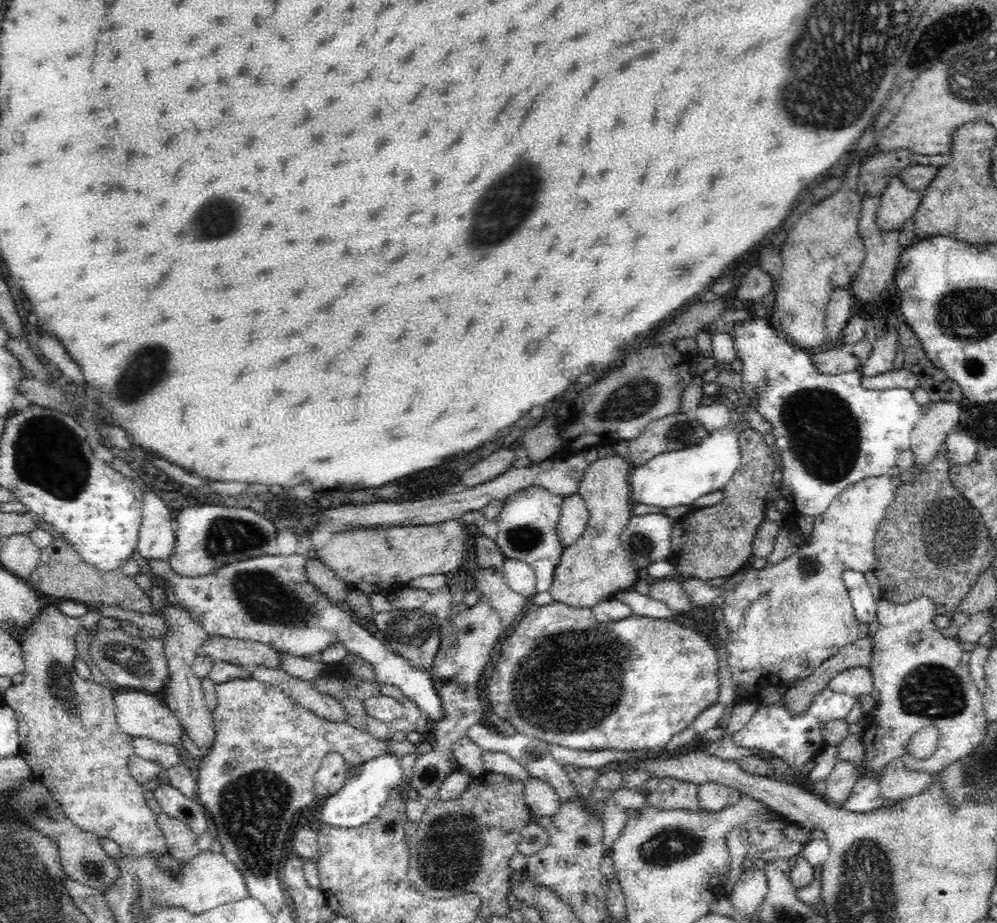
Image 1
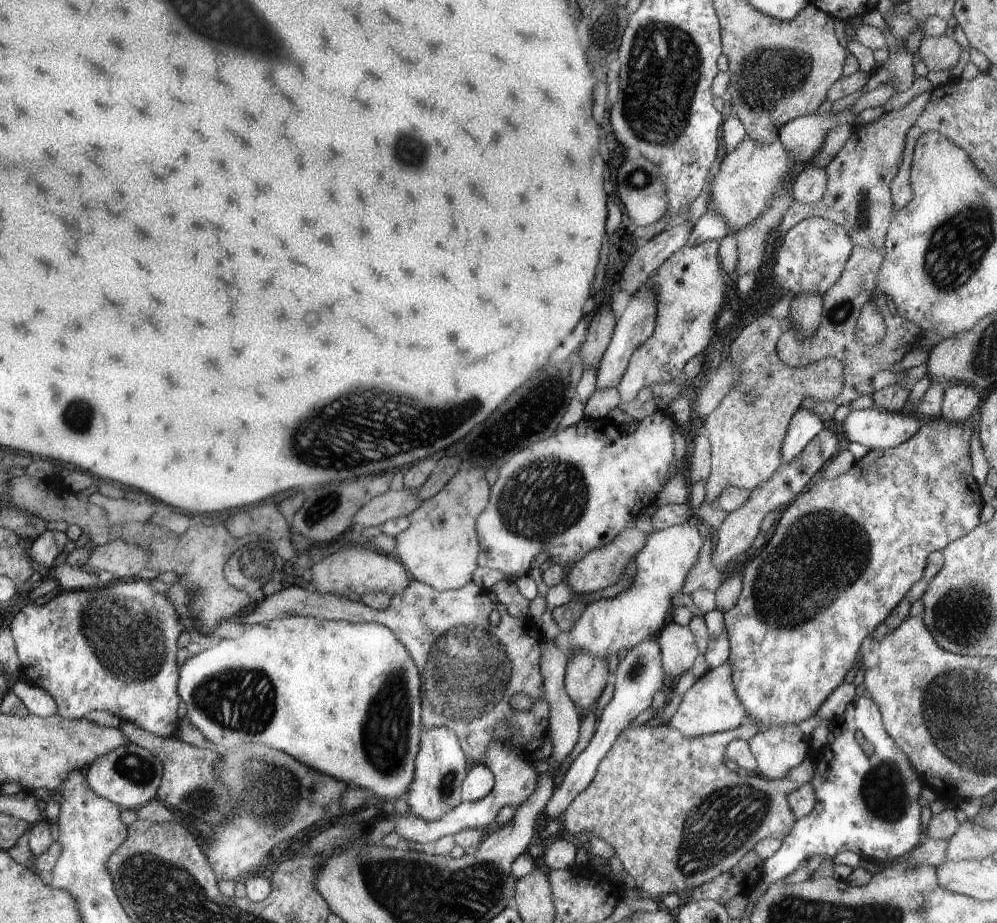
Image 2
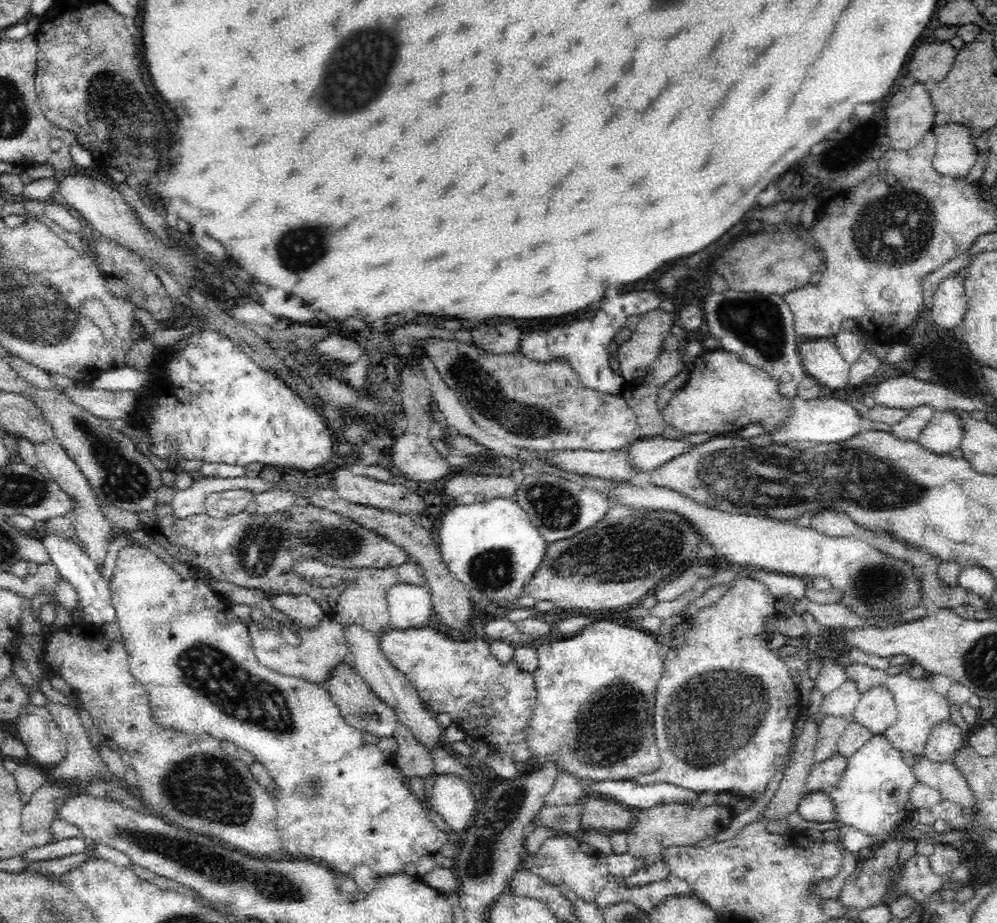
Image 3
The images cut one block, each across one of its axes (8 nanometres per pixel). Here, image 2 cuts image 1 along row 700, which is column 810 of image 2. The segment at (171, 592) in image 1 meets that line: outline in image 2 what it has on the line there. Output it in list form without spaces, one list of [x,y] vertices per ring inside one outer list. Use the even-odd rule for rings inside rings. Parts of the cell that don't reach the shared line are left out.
[[[799,408],[793,414],[785,438],[781,442],[781,466],[791,464],[791,460],[795,460],[819,432],[823,432],[823,420],[819,420],[819,416],[815,416],[813,412]]]

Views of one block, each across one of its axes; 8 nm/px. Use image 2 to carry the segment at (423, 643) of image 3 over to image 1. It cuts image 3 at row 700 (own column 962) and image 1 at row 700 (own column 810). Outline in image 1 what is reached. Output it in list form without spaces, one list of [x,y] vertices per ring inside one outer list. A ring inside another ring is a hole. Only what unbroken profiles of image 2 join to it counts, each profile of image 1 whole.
[[[560,602],[528,606],[522,620],[504,640],[482,692],[492,706],[492,714],[508,720],[516,734],[584,752],[662,750],[674,734],[692,726],[702,710],[716,704],[718,694],[718,650],[706,634],[684,628],[672,618],[628,616],[616,622],[598,622],[590,608],[570,608]]]

